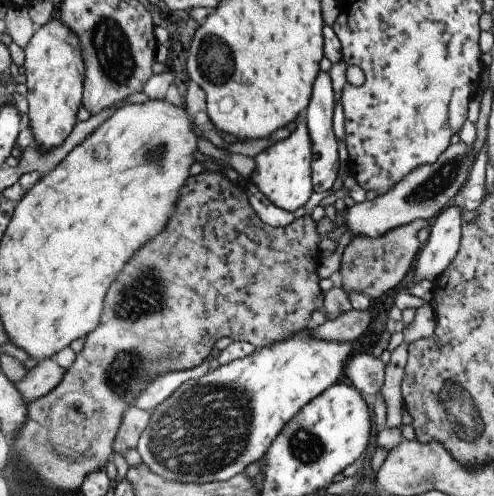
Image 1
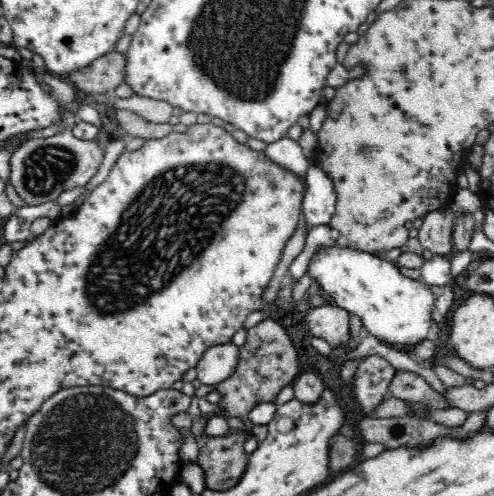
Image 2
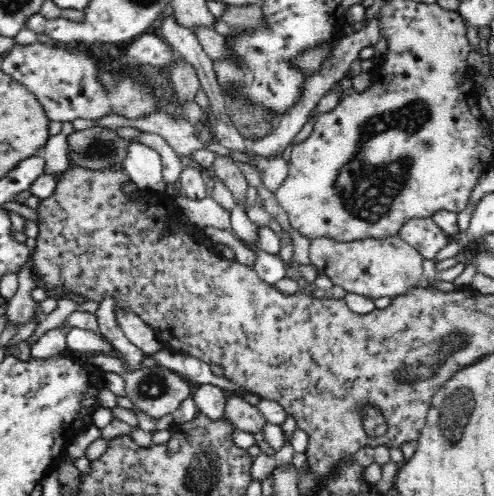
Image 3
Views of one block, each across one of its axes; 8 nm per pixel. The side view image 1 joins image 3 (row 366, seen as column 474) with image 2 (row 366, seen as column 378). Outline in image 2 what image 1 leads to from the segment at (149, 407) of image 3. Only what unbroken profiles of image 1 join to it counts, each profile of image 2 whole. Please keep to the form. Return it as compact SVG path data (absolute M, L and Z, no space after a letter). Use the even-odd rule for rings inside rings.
M230 344L210 346L196 366L198 380L208 386L218 386L220 382L228 380L240 364L240 348Z

